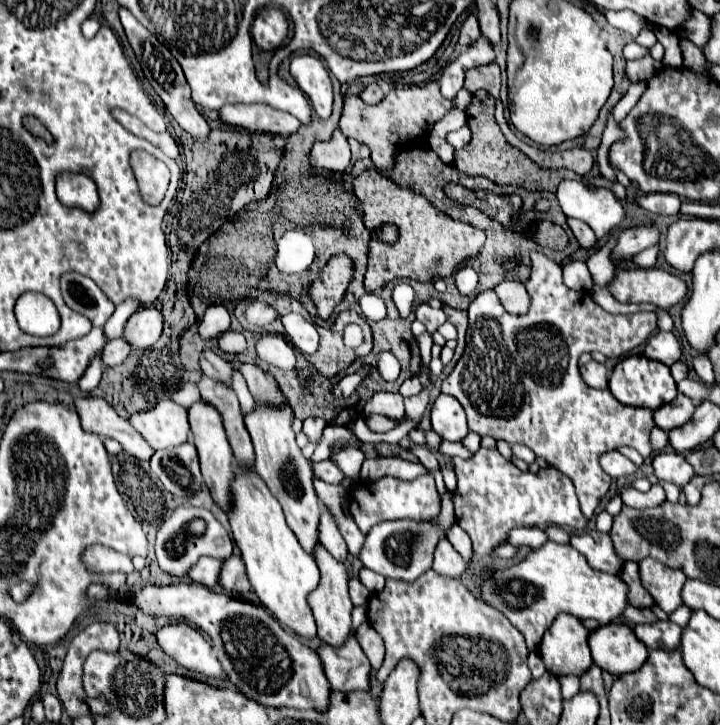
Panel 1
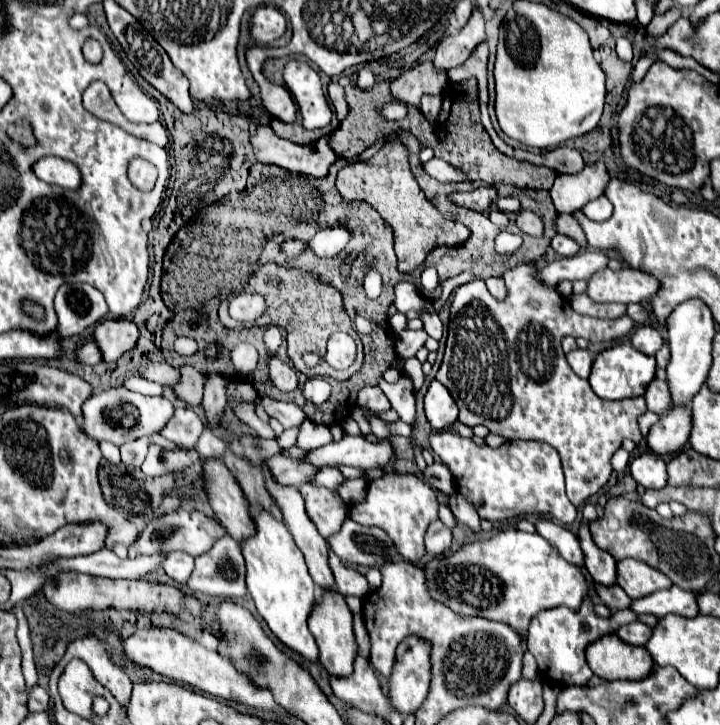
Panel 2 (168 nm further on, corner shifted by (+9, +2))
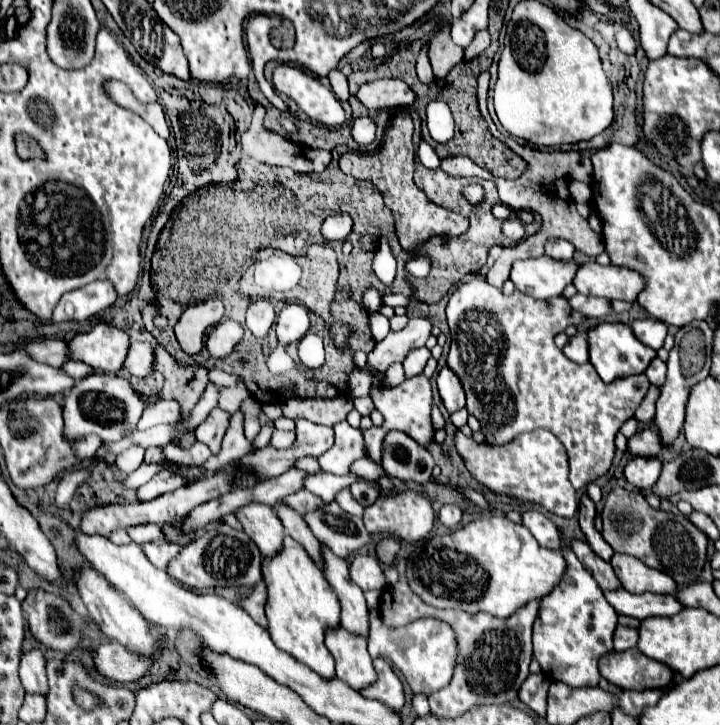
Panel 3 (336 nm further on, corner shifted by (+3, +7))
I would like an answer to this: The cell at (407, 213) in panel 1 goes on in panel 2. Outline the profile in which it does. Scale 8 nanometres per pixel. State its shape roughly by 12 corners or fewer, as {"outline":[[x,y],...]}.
{"outline":[[398,139],[342,167],[336,189],[394,229],[400,273],[464,243],[410,173]]}

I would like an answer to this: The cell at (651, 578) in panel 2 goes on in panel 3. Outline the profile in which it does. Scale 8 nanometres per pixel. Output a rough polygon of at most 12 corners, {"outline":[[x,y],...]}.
{"outline":[[628,554],[610,564],[632,594],[672,594],[676,582]]}

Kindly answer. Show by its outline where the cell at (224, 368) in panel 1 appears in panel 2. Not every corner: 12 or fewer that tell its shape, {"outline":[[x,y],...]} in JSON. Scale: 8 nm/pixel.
{"outline":[[206,375],[202,407],[210,427],[222,425],[230,377]]}

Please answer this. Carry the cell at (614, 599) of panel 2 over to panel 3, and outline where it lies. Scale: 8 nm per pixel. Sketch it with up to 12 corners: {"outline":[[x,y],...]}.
{"outline":[[586,540],[570,542],[574,554],[602,590],[618,590],[620,580]]}

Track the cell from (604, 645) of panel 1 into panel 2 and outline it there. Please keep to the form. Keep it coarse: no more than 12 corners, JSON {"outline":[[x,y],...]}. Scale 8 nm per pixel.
{"outline":[[614,633],[590,643],[590,669],[606,681],[642,679],[646,647]]}

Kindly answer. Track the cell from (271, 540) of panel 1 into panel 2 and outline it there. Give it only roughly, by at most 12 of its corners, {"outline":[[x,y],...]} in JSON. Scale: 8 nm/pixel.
{"outline":[[250,509],[246,587],[270,631],[316,661],[314,581],[290,531]]}

